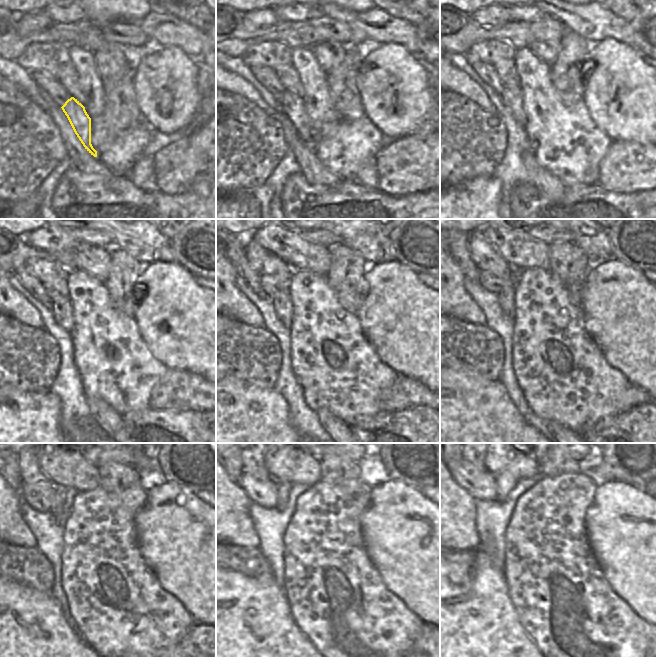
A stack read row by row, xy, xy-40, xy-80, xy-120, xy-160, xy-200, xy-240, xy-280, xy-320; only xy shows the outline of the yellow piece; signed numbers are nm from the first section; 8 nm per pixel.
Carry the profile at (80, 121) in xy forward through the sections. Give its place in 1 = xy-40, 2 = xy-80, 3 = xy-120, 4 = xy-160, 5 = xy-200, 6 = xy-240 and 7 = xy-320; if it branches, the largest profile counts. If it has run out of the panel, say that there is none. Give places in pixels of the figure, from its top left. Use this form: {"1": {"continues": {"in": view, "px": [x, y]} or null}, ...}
{"1": {"continues": {"in": "xy-40", "px": [293, 106]}}, "2": {"continues": {"in": "xy-80", "px": [512, 96]}}, "3": {"continues": {"in": "xy-120", "px": [62, 310]}}, "4": {"continues": {"in": "xy-160", "px": [282, 303]}}, "5": {"continues": {"in": "xy-200", "px": [507, 296]}}, "6": {"continues": {"in": "xy-240", "px": [59, 499]}}, "7": {"continues": {"in": "xy-320", "px": [506, 482]}}}

